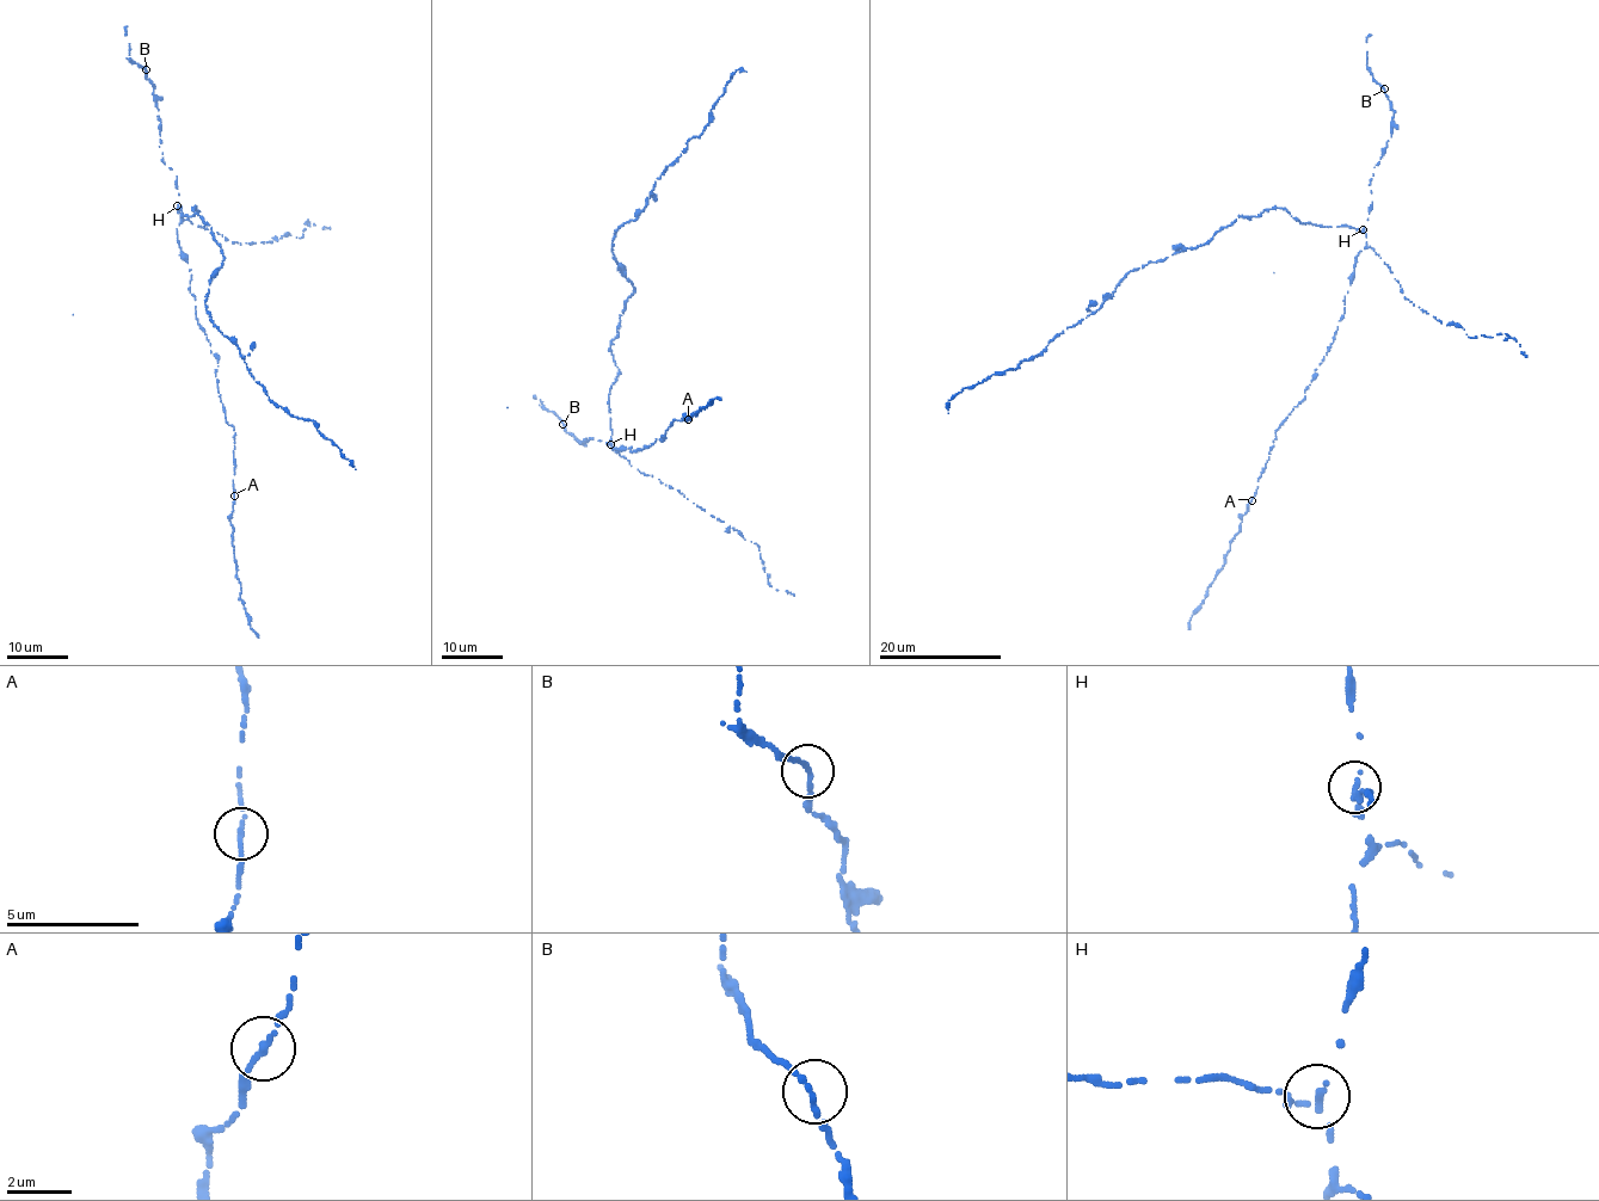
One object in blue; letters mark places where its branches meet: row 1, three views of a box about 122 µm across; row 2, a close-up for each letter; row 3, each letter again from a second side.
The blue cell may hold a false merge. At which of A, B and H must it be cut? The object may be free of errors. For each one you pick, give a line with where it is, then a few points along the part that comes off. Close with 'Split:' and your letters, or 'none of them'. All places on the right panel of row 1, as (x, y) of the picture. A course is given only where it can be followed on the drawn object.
H: (1363, 229) | (1363, 229), (1279, 208), (1238, 217), (1203, 245), (1133, 269), (1028, 361), (963, 388), (948, 413)
Split: H

